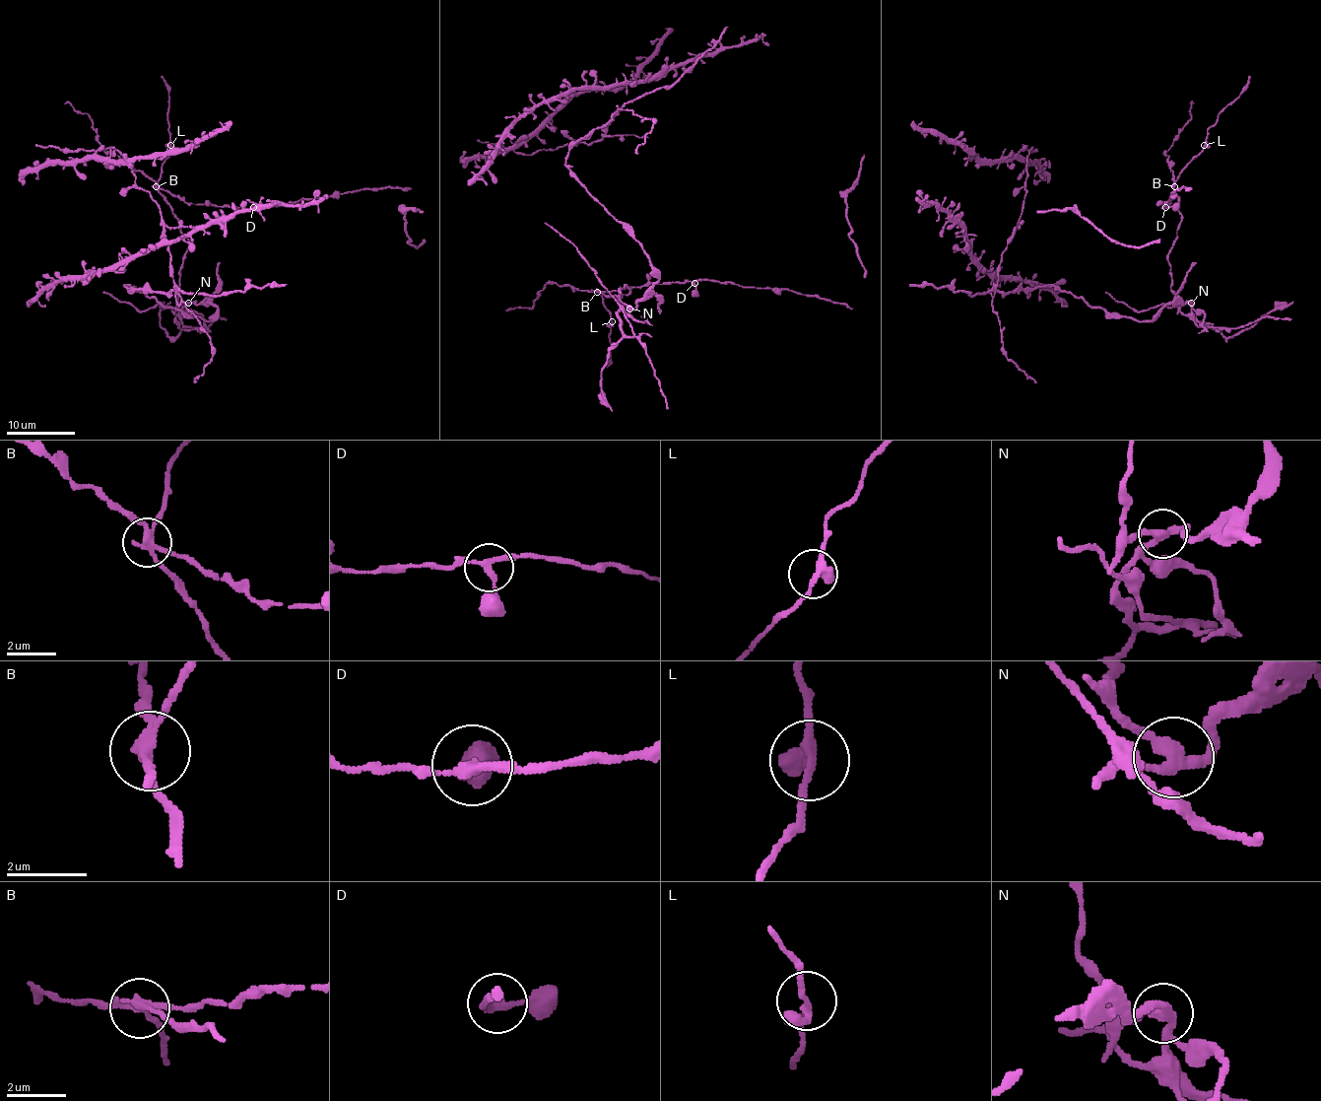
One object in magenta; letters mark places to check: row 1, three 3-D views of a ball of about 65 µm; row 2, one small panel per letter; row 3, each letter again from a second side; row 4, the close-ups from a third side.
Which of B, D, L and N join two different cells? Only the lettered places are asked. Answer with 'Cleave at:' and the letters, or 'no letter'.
Cleave at: B, N

